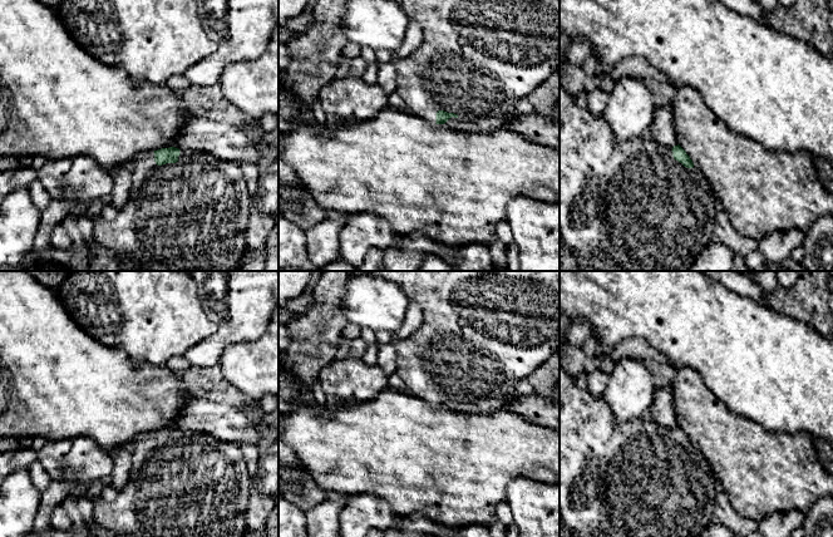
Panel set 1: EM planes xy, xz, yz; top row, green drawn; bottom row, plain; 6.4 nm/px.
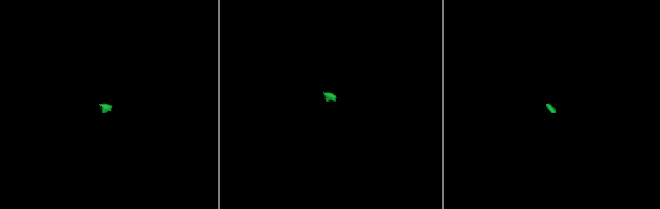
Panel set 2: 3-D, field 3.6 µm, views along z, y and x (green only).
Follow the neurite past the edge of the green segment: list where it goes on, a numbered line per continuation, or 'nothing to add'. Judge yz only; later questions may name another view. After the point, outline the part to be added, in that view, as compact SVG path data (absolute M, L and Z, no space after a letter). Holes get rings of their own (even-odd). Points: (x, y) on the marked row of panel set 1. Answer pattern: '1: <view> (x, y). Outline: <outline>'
1: yz (630, 206). Outline: M560 83L560 271L689 271L703 250L718 241L714 223L719 208L719 199L699 167L684 167L674 159L671 148L654 139L635 137L617 143L607 122L578 108L575 97Z

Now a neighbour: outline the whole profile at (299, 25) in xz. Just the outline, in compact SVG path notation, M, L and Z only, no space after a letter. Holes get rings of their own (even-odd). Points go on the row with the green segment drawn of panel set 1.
M297 16L286 20L282 26L295 34L304 34L309 29L309 23L306 16Z

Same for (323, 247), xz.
M330 212L321 222L305 230L307 256L319 270L340 260L339 236L346 221L346 215Z

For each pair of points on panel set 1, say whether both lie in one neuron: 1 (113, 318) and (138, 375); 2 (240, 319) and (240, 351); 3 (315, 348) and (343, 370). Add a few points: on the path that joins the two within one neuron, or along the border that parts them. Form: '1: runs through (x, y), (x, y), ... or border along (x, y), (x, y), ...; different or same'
1: border along (107, 345), (119, 348), (136, 363), (161, 366); different
2: border along (265, 330), (255, 340), (231, 343), (218, 363); different
3: border along (334, 358), (320, 370), (316, 379); different

